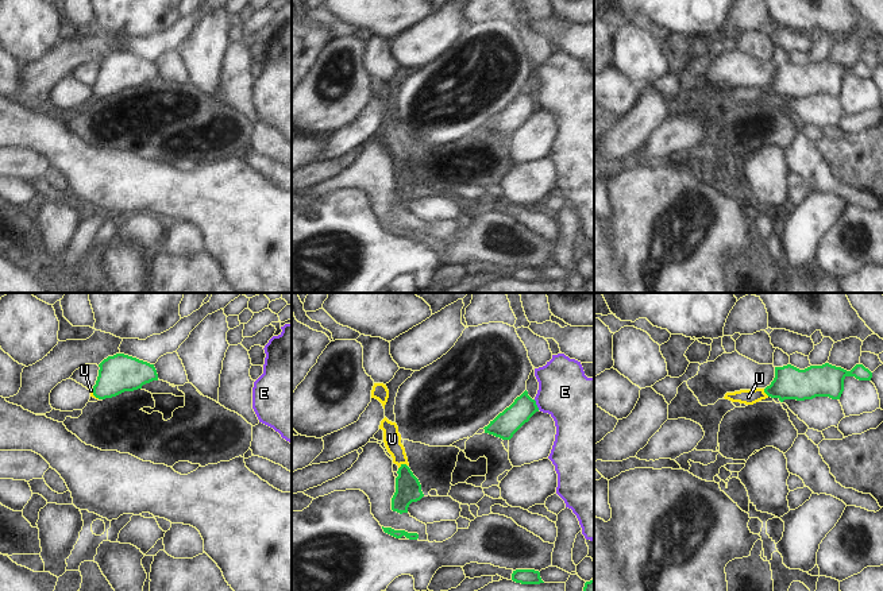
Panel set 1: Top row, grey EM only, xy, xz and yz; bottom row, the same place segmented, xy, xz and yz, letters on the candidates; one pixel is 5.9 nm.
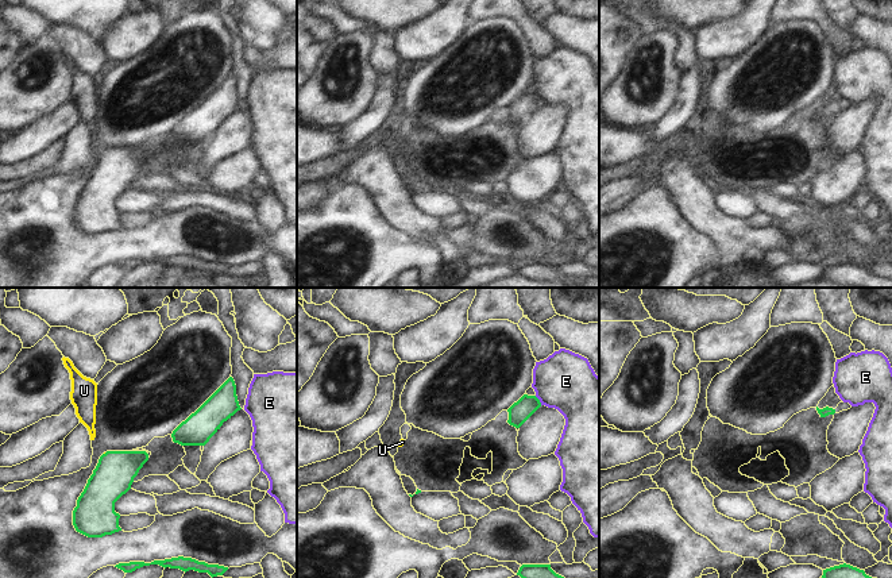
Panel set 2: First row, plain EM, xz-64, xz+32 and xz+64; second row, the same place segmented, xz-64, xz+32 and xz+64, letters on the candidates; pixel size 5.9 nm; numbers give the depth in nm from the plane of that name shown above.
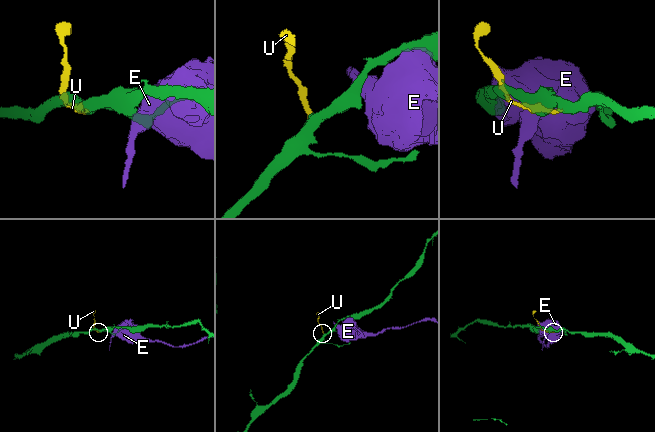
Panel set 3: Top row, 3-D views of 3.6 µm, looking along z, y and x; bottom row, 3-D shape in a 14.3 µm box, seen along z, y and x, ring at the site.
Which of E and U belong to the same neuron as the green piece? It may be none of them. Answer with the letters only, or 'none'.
U

